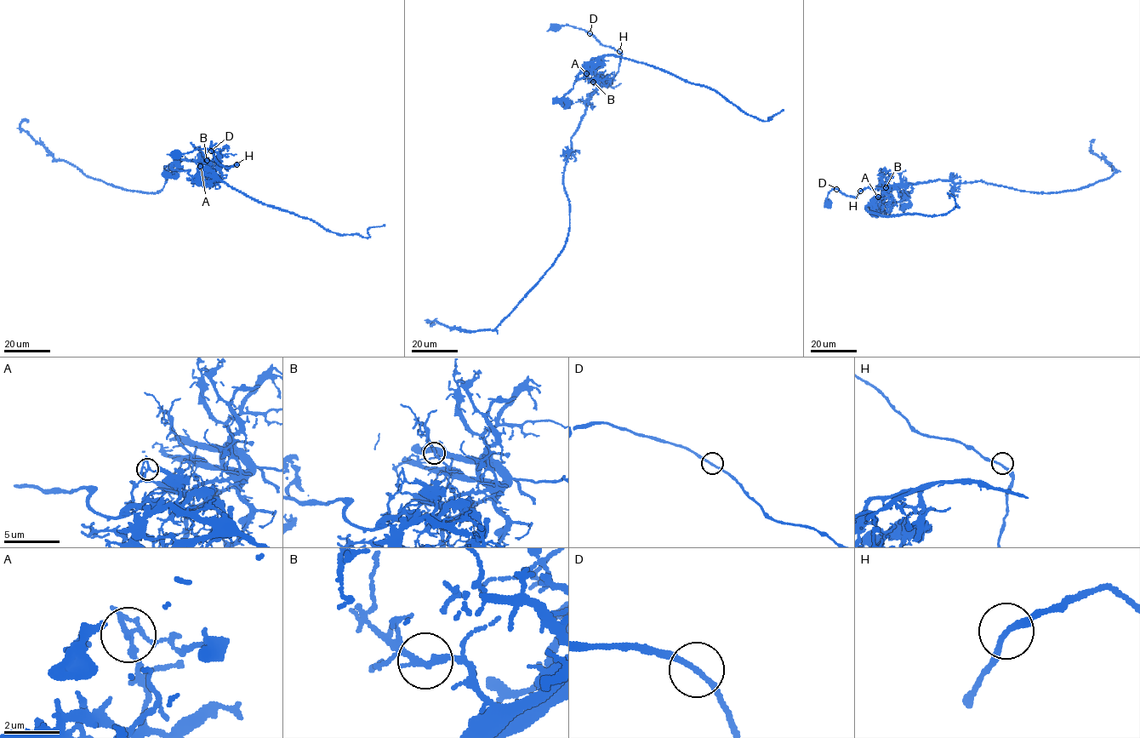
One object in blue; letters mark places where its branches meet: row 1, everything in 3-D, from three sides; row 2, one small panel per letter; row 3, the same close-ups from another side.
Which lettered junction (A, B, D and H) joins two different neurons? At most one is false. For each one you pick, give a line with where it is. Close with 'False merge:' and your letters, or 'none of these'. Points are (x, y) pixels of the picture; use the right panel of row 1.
A: (878, 197)
False merge: A

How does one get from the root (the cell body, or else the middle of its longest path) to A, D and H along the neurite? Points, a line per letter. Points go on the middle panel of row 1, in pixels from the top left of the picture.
A: (556, 27), (569, 25), (584, 30), (621, 54), (618, 71), (609, 81), (596, 77), (589, 78), (586, 73)
D: (556, 27), (569, 25), (589, 33)
H: (556, 27), (569, 25), (584, 30), (601, 43), (619, 51)

